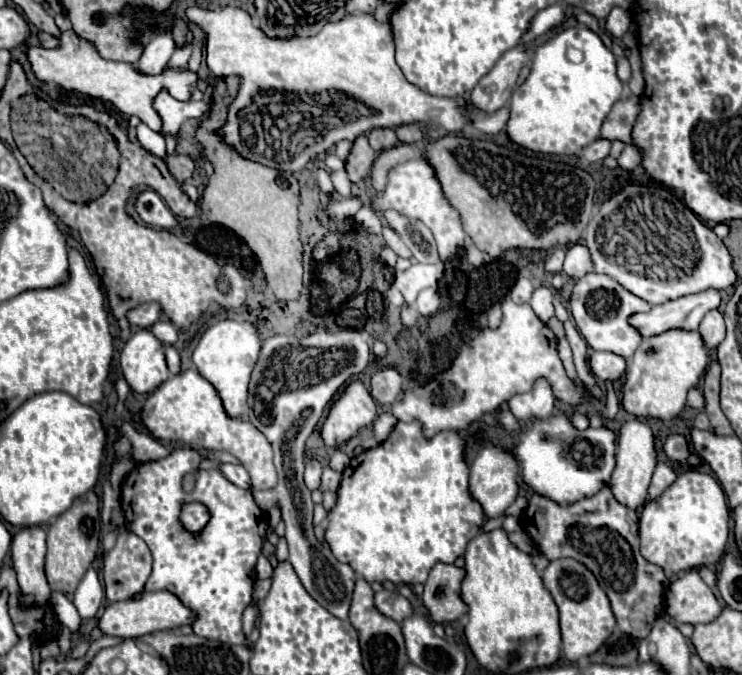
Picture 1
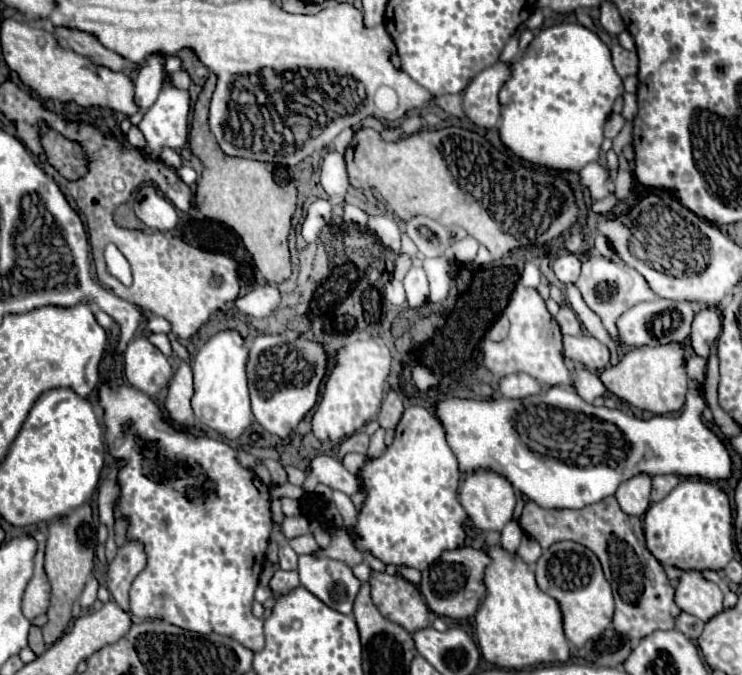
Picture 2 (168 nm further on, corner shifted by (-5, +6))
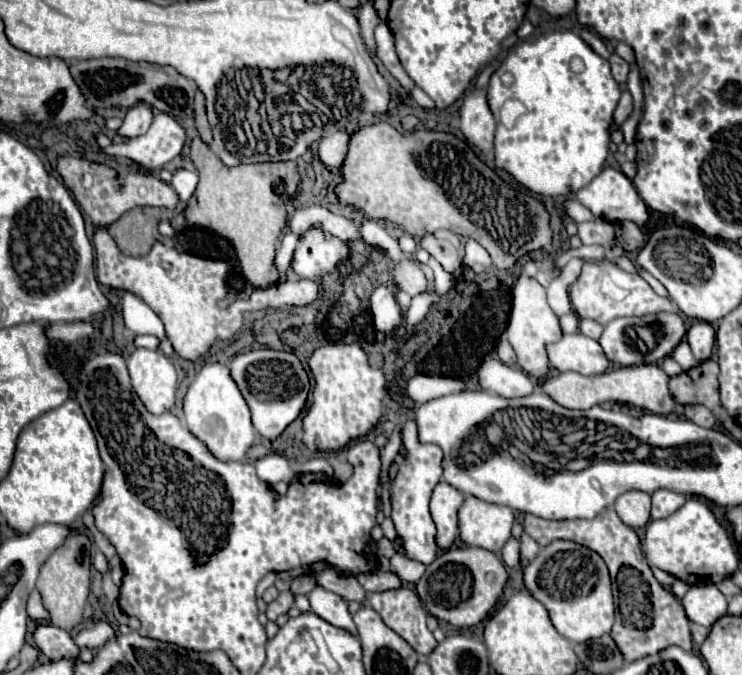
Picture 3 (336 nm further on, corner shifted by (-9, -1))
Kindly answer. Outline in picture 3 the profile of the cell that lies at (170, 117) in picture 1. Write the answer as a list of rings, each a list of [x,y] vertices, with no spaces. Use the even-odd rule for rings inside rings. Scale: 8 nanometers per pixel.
[[[157,114],[147,134],[137,136],[127,144],[113,144],[103,150],[107,154],[125,156],[145,168],[157,170],[181,154],[185,146],[185,138],[187,138],[185,130],[177,124],[173,116]]]

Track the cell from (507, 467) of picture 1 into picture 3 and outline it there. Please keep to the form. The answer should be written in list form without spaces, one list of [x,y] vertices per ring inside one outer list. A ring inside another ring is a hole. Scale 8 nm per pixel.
[[[467,496],[459,508],[459,536],[469,546],[499,554],[511,536],[513,520],[515,514],[511,508]]]

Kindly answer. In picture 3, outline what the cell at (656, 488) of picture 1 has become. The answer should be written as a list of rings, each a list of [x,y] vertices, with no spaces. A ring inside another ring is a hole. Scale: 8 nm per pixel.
[[[657,490],[653,494],[653,508],[651,518],[667,518],[671,512],[675,512],[679,506],[685,504],[685,496],[677,494],[673,490]]]

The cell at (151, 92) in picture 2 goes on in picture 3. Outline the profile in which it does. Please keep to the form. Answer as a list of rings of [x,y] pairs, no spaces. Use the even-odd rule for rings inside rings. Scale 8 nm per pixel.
[[[139,102],[139,104],[135,104],[135,106],[127,112],[127,116],[125,116],[125,120],[123,120],[123,126],[121,126],[117,132],[119,132],[121,136],[127,136],[127,138],[141,136],[141,134],[145,134],[147,128],[151,126],[151,120],[153,120],[153,110],[151,110],[147,104]]]

